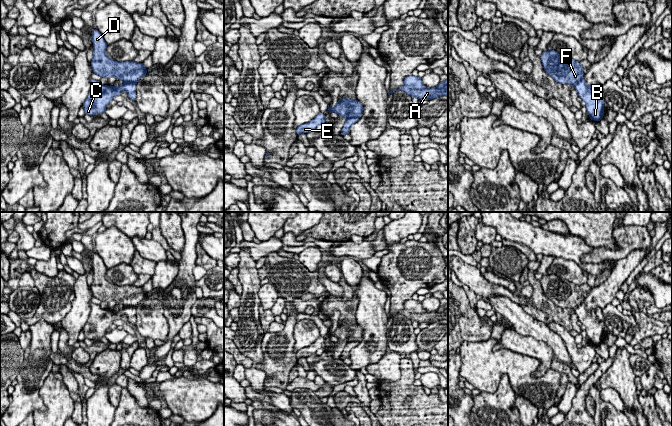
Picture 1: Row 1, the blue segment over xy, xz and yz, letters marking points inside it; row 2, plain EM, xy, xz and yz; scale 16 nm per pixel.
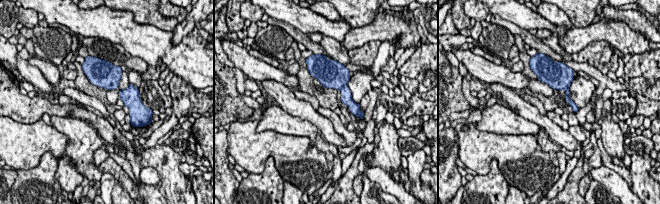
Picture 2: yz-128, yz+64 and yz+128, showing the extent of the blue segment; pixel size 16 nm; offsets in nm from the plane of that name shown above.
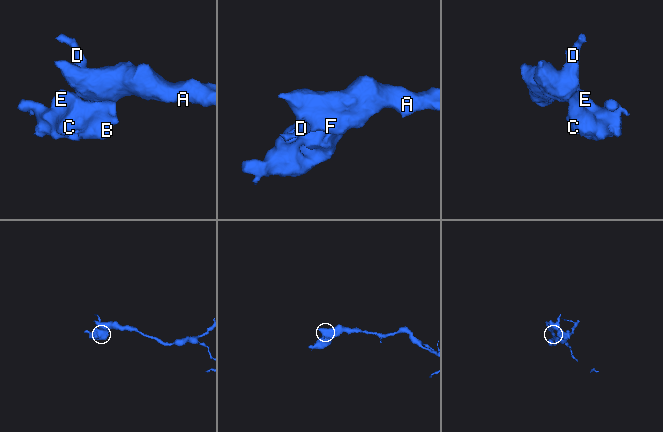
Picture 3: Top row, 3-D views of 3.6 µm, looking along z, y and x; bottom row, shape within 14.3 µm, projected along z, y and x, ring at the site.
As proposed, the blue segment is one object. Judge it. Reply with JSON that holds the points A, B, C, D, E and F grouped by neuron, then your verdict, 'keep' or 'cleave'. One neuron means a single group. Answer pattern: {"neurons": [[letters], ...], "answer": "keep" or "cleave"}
{"neurons": [["A", "D", "F"], ["B", "C", "E"]], "answer": "cleave"}

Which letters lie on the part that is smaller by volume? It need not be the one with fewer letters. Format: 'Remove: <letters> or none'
Remove: B, C, E

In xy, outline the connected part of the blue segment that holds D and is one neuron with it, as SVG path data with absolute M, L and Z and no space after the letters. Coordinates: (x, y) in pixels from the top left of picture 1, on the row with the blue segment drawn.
M95 28L92 33L93 57L91 67L95 74L109 79L114 76L121 78L124 83L137 83L138 80L148 74L143 63L134 61L117 62L106 55L107 44L101 33Z

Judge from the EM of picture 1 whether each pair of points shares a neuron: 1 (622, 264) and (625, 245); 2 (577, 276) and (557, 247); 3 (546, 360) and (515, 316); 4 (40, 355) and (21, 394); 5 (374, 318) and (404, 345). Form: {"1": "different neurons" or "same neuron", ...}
{"1": "different neurons", "2": "different neurons", "3": "different neurons", "4": "same neuron", "5": "different neurons"}

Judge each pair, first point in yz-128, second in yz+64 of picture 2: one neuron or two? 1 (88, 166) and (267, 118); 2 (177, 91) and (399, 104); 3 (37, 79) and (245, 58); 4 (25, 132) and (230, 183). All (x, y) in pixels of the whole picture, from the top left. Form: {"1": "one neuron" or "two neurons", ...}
{"1": "one neuron", "2": "two neurons", "3": "two neurons", "4": "two neurons"}

